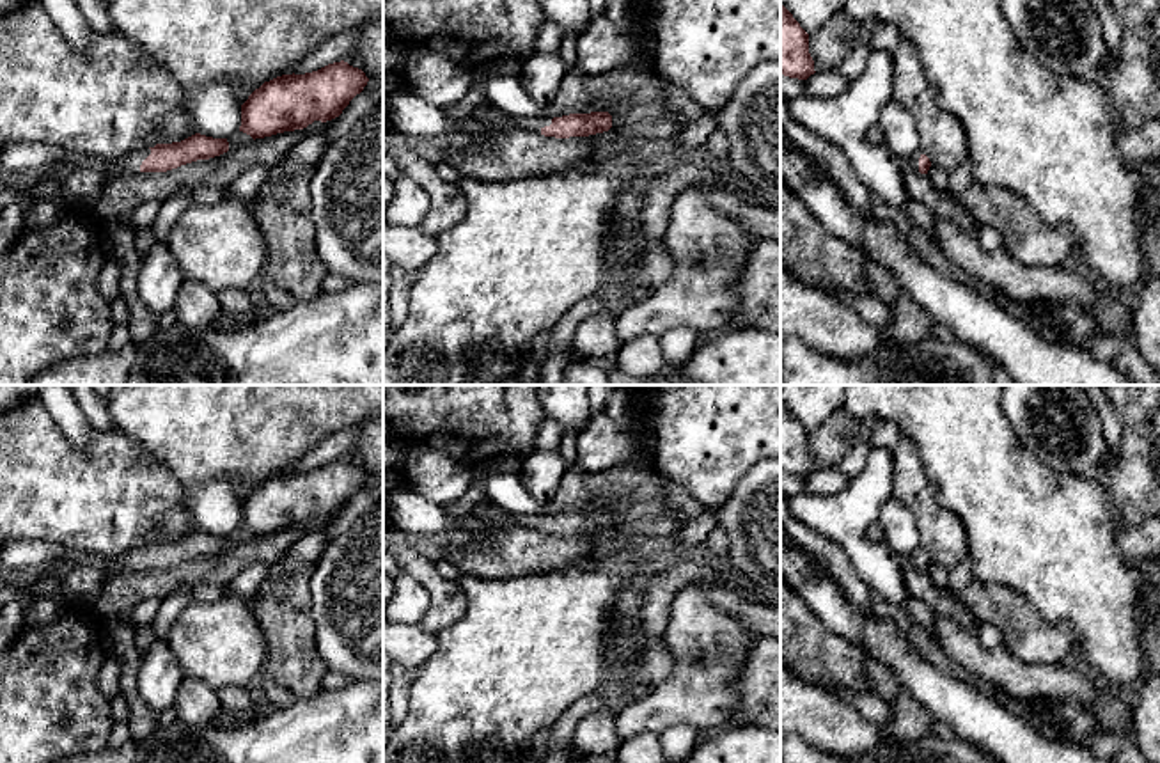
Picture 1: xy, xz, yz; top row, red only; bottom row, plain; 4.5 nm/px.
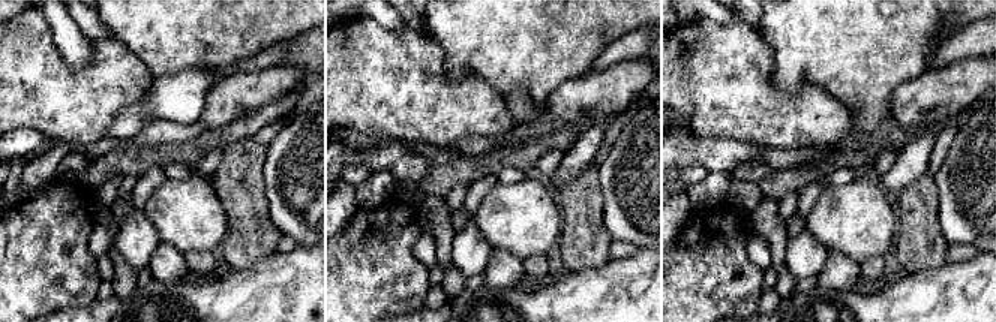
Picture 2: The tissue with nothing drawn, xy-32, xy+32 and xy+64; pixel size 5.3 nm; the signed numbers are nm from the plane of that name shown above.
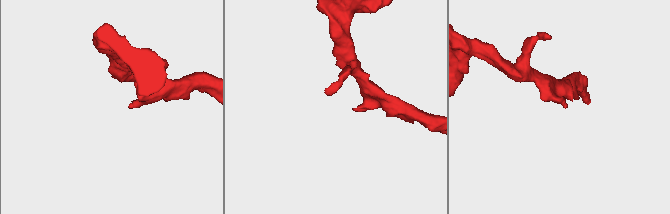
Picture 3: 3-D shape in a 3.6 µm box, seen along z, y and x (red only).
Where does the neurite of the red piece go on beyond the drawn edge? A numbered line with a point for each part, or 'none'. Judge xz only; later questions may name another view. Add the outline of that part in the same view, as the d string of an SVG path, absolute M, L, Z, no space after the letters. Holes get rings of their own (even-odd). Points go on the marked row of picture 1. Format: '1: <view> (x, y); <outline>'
1: xz (534, 125); M511 117L511 121L513 121L518 128L532 130L532 131L537 131L537 133L541 133L541 130L543 130L545 126L550 126L550 124L552 124L552 119L550 119L550 117L545 117L545 119Z

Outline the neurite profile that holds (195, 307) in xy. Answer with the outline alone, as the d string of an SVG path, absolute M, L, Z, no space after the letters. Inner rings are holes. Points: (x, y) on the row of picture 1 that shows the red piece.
M184 280L176 305L177 323L188 328L211 326L222 314L216 293L195 280Z

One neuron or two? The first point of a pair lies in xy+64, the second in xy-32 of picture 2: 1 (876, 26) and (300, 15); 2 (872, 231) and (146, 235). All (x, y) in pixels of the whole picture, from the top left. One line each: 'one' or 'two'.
1: one
2: two

